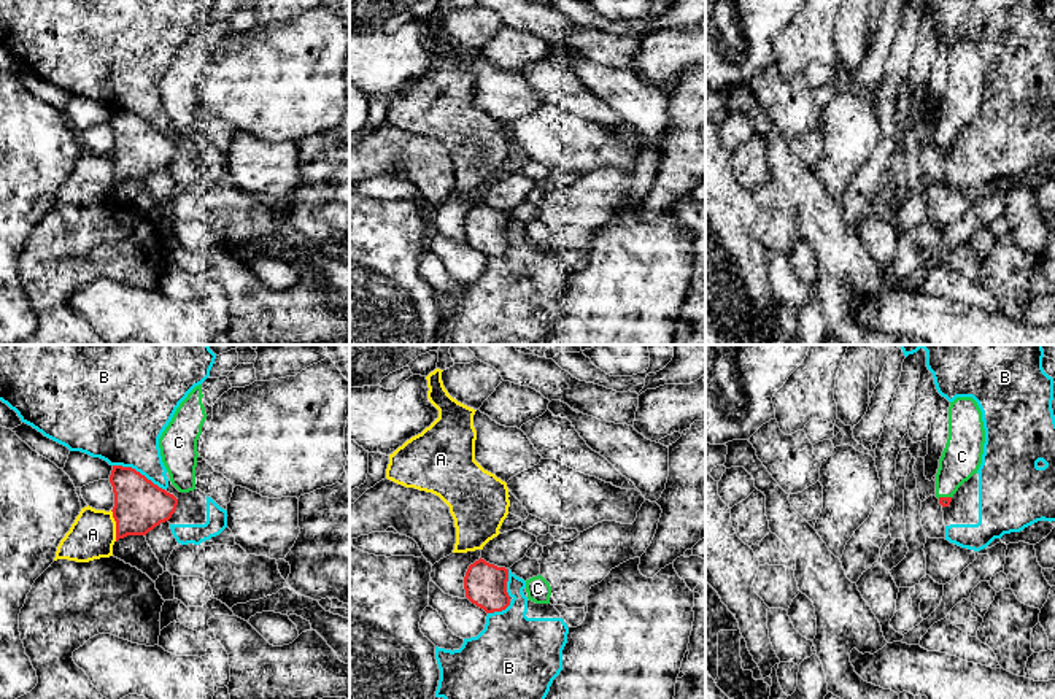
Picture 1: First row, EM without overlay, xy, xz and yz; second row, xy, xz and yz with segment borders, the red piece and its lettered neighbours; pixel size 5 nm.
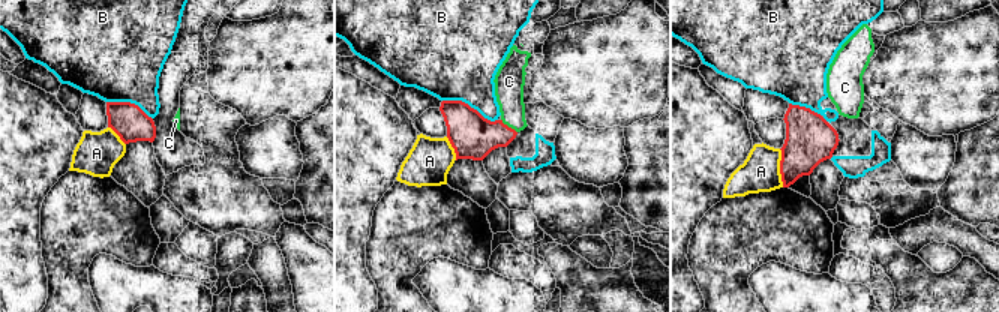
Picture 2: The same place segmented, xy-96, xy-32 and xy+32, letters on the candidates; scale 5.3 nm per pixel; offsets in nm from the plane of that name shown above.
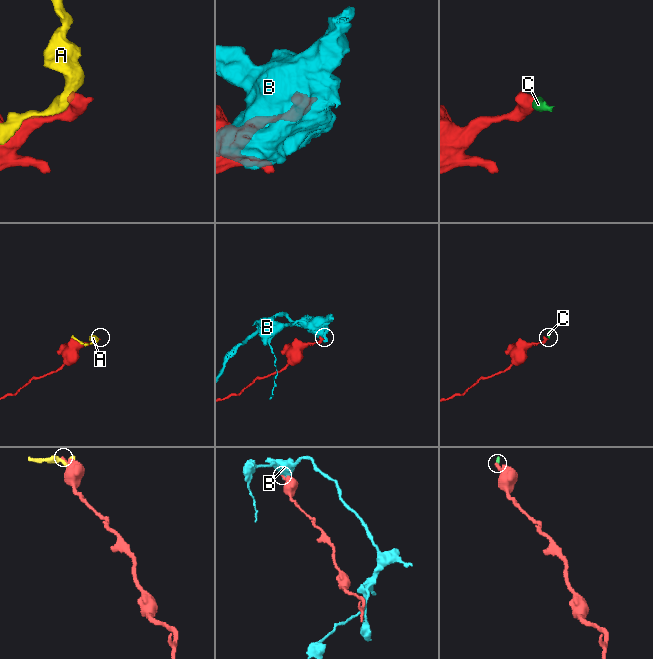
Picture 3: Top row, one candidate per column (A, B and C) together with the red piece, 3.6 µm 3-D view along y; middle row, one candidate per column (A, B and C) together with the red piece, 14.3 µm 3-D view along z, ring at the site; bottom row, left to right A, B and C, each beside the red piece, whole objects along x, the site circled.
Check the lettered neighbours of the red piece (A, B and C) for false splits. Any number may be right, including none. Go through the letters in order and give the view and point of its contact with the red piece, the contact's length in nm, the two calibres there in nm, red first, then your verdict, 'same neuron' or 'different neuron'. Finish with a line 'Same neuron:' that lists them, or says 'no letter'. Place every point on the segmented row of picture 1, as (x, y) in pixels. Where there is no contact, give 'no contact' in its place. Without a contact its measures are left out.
A: contact xy (116, 526); length 160 nm; calibres 260 and 240 nm; different neuron
B: contact xy (139, 472); length 300 nm; calibres 260 and 380 nm; different neuron
C: contact yz (944, 498); length 70 nm; calibres 50 and 200 nm; same neuron
Same neuron: C

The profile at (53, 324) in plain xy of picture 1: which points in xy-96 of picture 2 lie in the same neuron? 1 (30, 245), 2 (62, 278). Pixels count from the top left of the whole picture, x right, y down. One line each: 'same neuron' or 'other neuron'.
1: other neuron
2: same neuron

